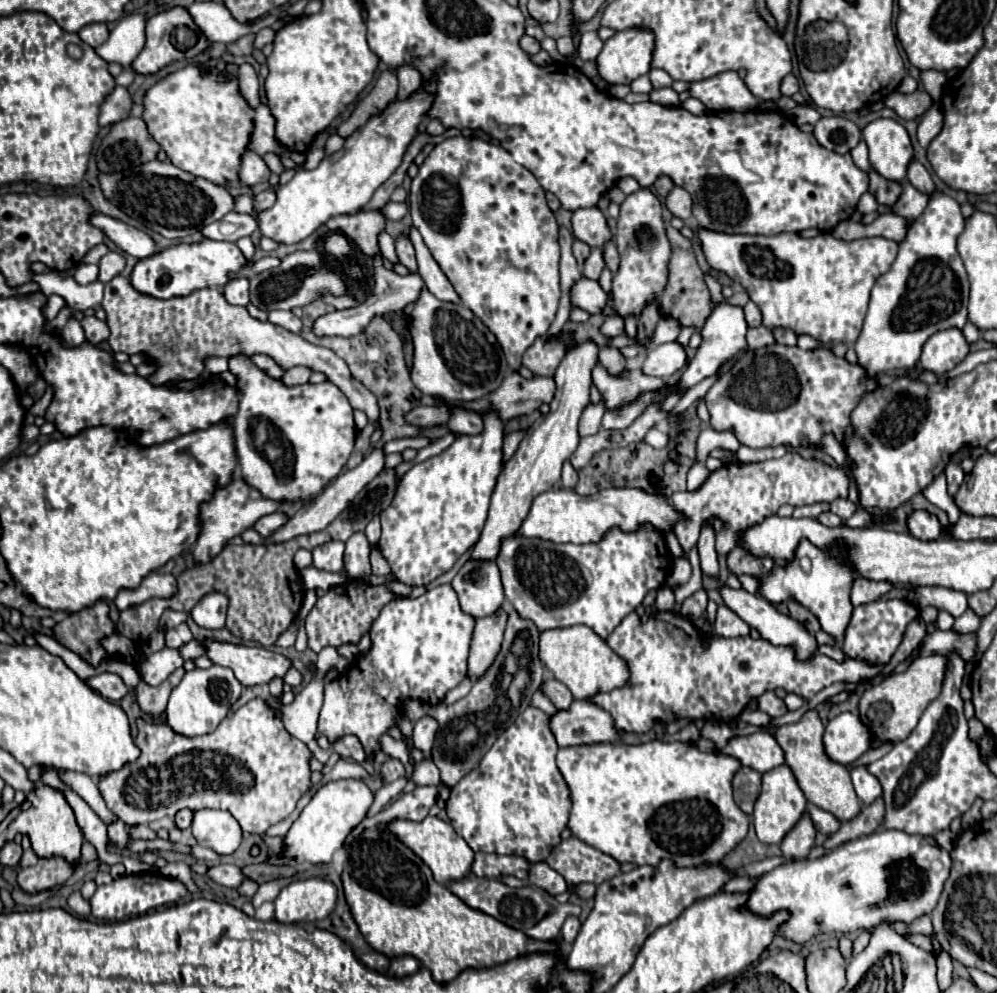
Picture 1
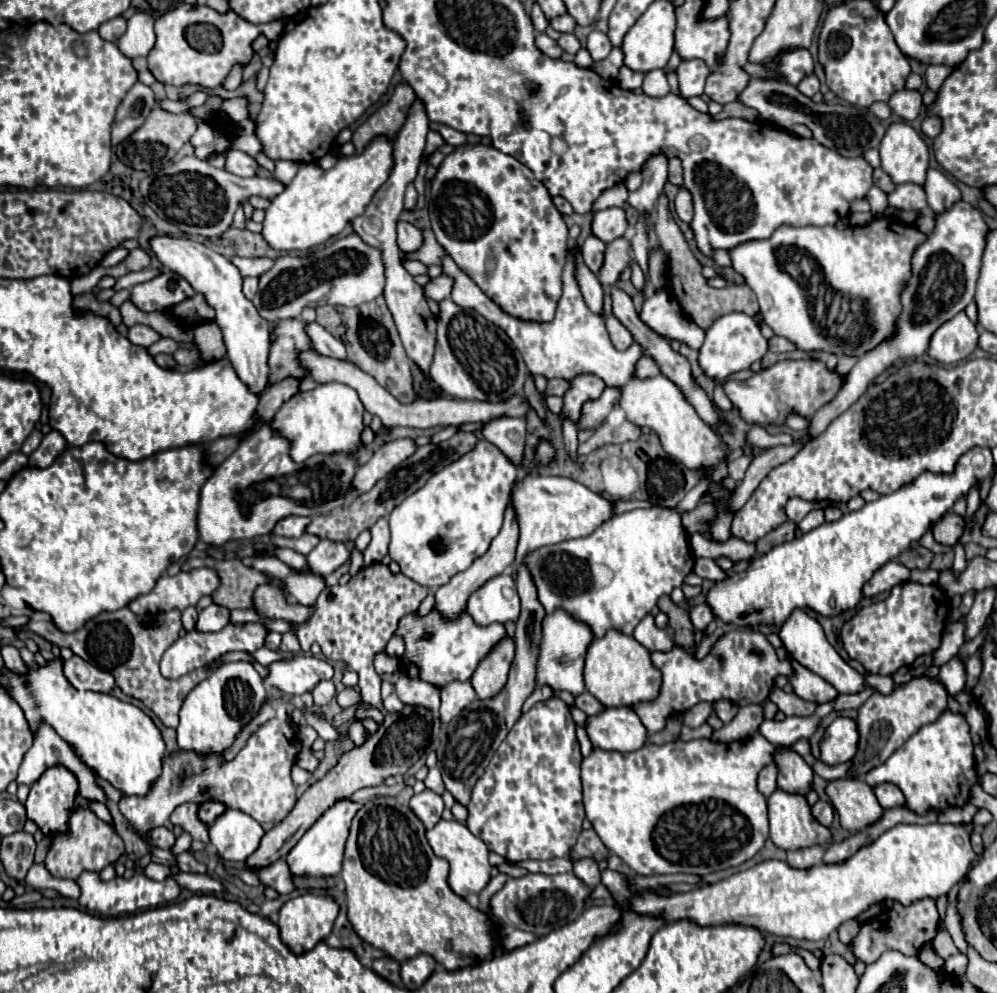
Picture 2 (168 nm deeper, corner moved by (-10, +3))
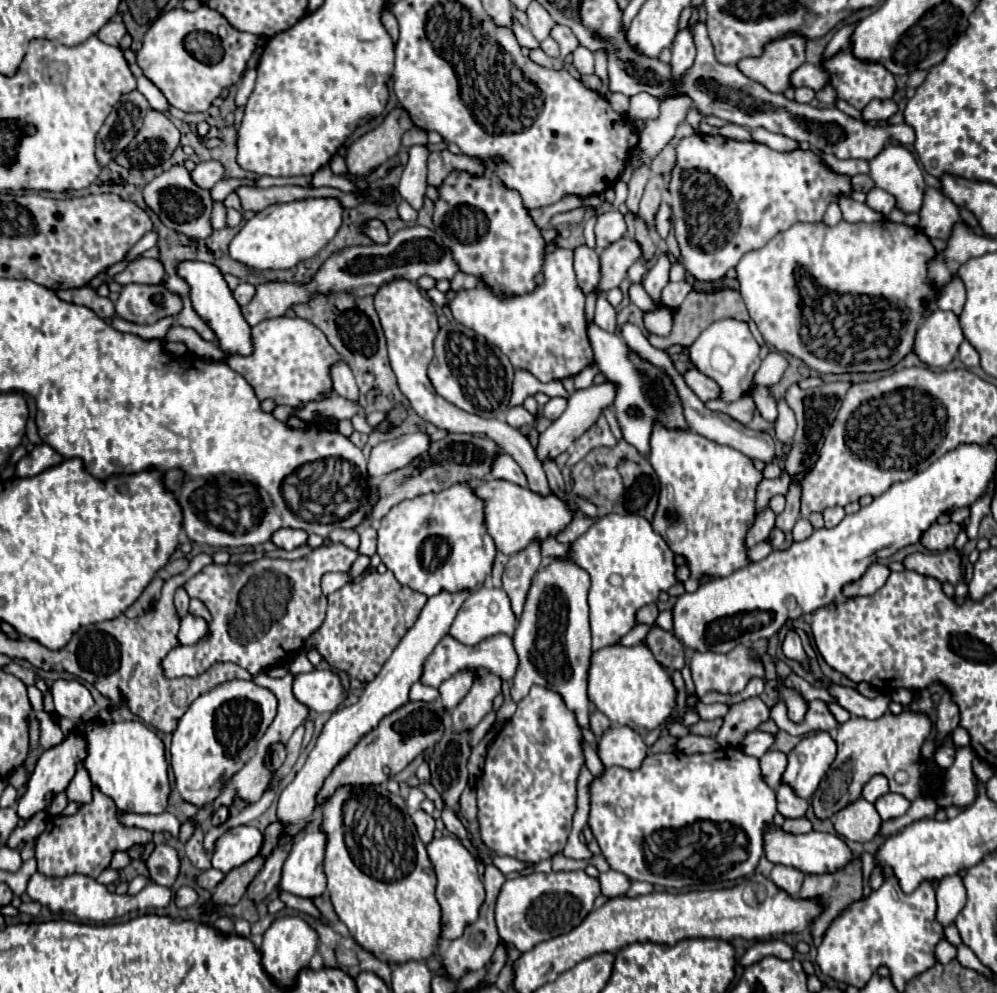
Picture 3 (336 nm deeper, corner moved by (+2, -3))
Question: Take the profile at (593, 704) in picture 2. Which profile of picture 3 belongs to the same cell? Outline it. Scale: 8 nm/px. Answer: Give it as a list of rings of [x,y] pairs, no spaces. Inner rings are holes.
[[[590,710],[590,726],[592,726],[592,732],[596,734],[596,736],[600,736],[600,734],[604,734],[610,726],[612,726],[612,722],[600,712],[600,710]]]

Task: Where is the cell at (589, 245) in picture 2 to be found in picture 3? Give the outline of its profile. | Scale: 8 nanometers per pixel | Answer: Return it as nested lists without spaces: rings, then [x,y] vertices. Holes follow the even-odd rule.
[[[580,246],[574,250],[574,270],[578,278],[578,286],[584,294],[590,294],[596,290],[600,282],[600,260],[596,250],[588,246]]]

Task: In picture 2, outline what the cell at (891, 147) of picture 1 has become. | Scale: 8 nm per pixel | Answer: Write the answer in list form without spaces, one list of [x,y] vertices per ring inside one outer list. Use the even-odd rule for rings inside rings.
[[[894,122],[888,126],[880,142],[880,158],[882,170],[894,184],[924,184],[928,156],[928,146],[910,124]]]

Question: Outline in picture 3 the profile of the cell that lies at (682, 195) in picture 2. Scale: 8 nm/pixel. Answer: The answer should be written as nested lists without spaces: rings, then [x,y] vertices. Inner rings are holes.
[[[666,202],[660,204],[656,216],[654,216],[654,228],[658,232],[660,238],[666,238],[668,236],[668,230],[670,230],[670,216],[672,216],[672,210]]]

